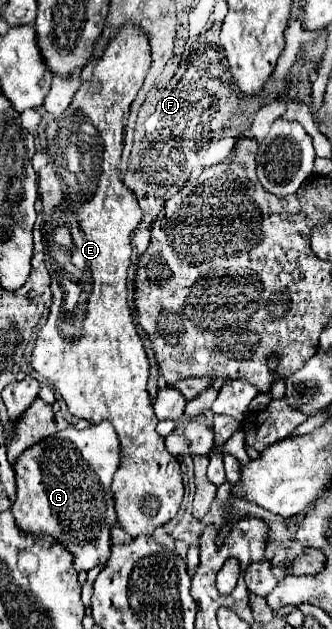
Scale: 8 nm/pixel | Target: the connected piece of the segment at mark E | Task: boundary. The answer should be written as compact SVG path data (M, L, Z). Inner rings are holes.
M125 25L115 37L113 43L107 45L103 57L97 61L97 65L93 67L93 73L87 81L81 83L79 91L75 93L71 105L67 107L67 111L63 115L59 115L53 125L47 127L45 135L47 135L47 147L49 147L49 155L51 161L45 169L39 171L41 177L41 203L43 203L43 223L41 223L41 233L43 233L43 243L45 243L45 263L49 267L51 273L51 291L53 291L53 305L49 309L49 319L47 323L41 327L39 337L35 341L35 349L31 355L31 367L43 375L47 379L47 383L51 383L55 387L55 391L61 393L61 397L65 399L69 411L75 417L83 417L89 423L101 423L101 421L109 421L121 441L121 465L113 477L113 495L115 495L115 511L117 511L117 523L121 529L125 529L133 539L137 535L151 535L157 527L163 527L169 519L173 519L181 507L183 501L183 481L181 481L181 469L179 469L179 461L165 449L163 437L155 431L157 425L157 417L153 413L151 407L151 399L147 393L147 377L149 377L149 359L145 353L145 345L137 333L137 327L133 323L133 311L129 307L129 299L127 299L127 269L129 269L129 261L131 261L131 233L133 229L139 225L141 221L141 209L139 203L135 199L135 195L121 183L119 179L119 161L121 161L121 151L123 151L123 129L129 117L129 105L133 103L133 99L137 97L137 91L143 85L143 79L149 71L149 63L151 63L151 51L149 51L149 41L147 35L143 31L139 31L137 27ZM91 125L97 131L97 137L91 137ZM55 211L69 211L77 215L77 221L65 221L65 219L55 219Z

